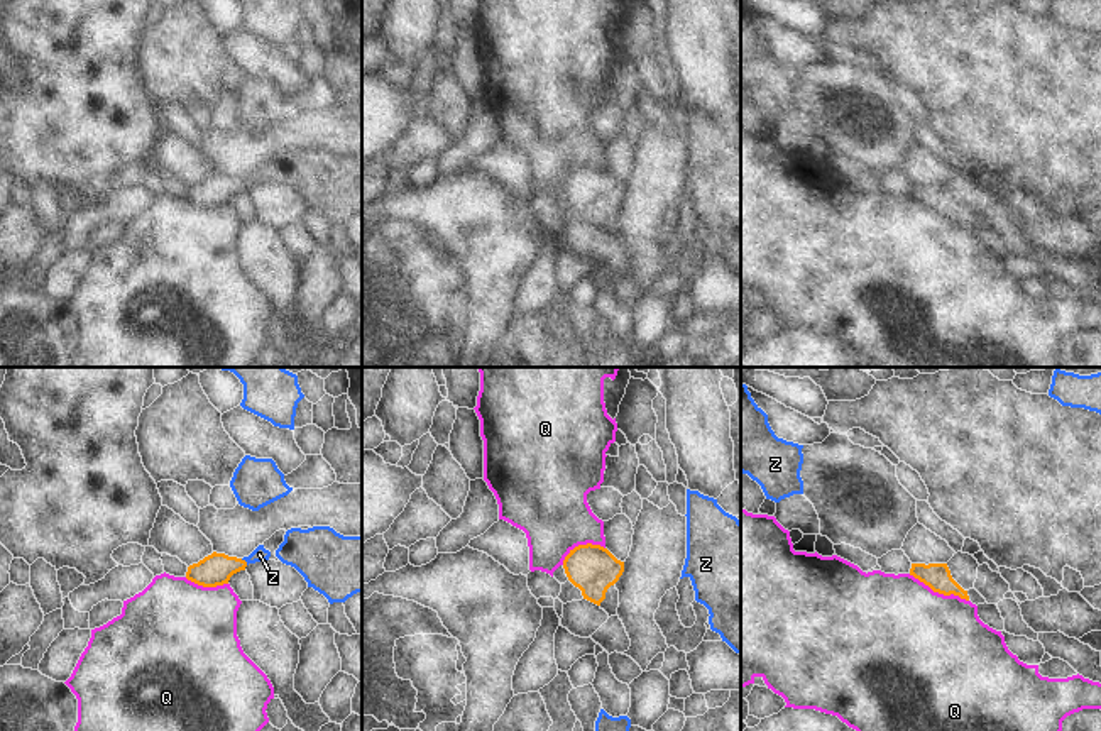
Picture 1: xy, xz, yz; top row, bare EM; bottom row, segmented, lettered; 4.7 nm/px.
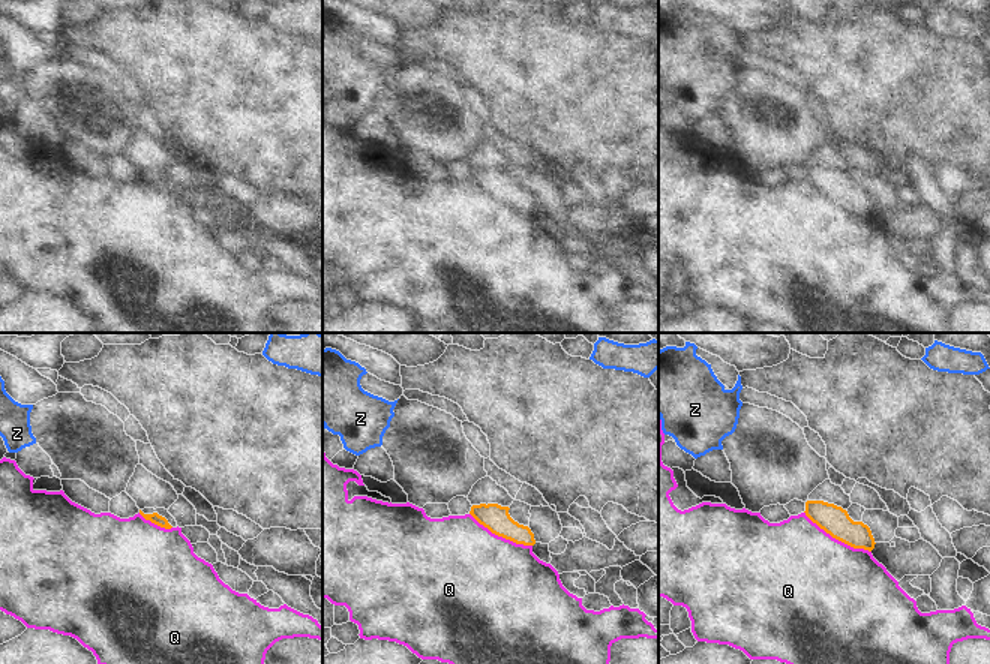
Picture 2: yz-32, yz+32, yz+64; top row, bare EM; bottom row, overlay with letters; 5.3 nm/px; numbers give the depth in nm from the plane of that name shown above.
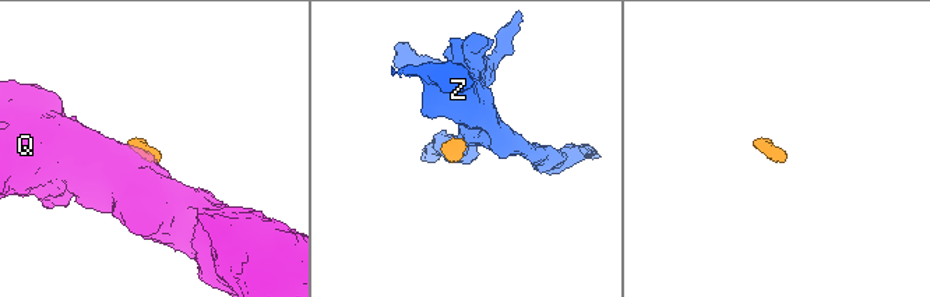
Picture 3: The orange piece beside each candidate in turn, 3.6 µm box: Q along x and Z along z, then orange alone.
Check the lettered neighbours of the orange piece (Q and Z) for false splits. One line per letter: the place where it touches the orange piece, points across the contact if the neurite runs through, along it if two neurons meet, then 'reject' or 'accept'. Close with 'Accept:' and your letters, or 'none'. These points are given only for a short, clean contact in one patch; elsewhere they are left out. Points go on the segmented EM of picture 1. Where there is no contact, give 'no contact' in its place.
Q: yz (939, 593) | along yz (909, 574), (934, 591), (958, 594), (968, 601) | reject
Z: xy (244, 560) | across xy (215, 569), (244, 560), (259, 554) | accept
Accept: Z

